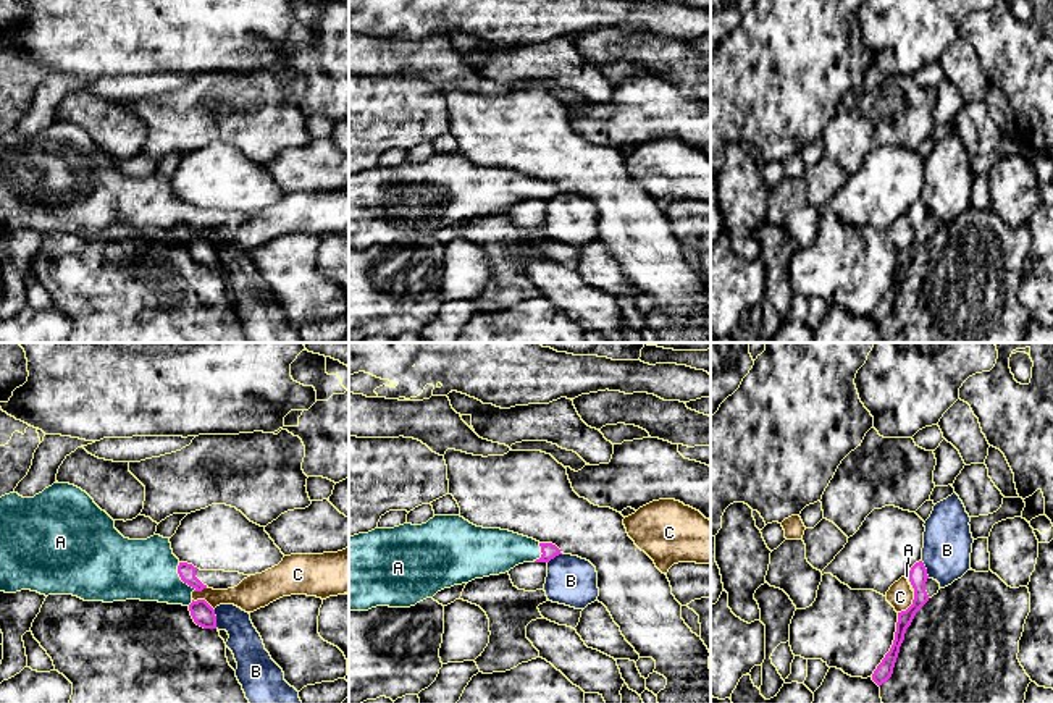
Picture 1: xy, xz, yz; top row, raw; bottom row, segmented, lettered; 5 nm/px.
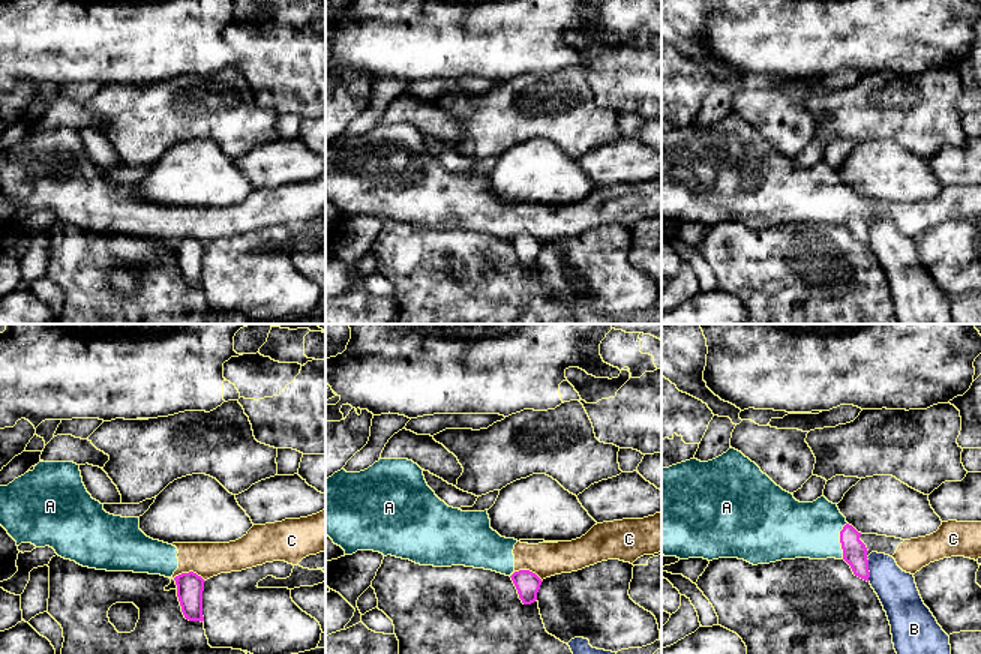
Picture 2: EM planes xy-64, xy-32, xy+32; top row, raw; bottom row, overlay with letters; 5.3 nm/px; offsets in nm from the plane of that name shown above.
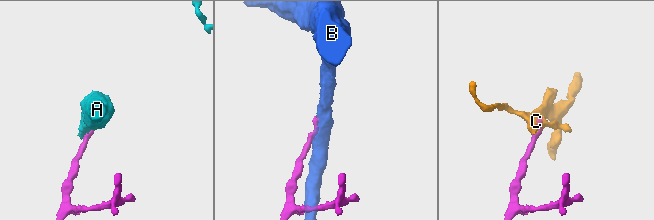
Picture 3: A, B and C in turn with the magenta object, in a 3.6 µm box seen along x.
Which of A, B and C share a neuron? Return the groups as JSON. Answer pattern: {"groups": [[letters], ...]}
{"groups": [["A", "C"], ["B"]]}

